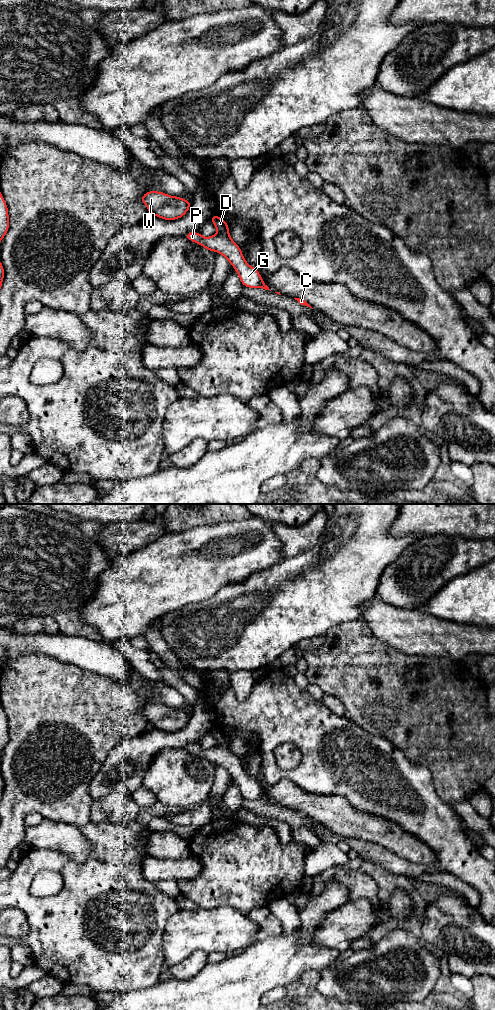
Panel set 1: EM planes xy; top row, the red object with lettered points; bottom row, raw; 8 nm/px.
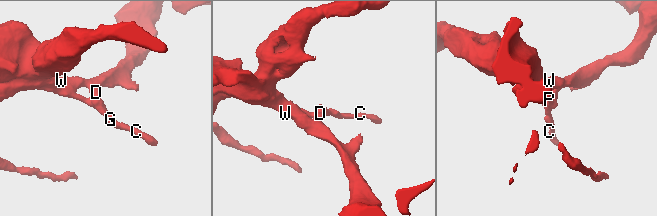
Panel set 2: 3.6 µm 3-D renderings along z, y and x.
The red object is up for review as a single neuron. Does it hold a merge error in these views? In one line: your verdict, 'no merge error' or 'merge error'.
merge error

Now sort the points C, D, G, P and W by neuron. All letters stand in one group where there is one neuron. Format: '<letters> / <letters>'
C G P / D W

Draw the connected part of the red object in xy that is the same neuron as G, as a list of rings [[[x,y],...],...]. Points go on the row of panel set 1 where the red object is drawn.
[[[188,232],[184,237],[209,251],[223,255],[235,268],[243,286],[270,290],[263,282],[256,267],[252,267],[246,262],[241,248],[232,240],[229,232],[216,233],[210,237],[203,237],[199,232]]]

